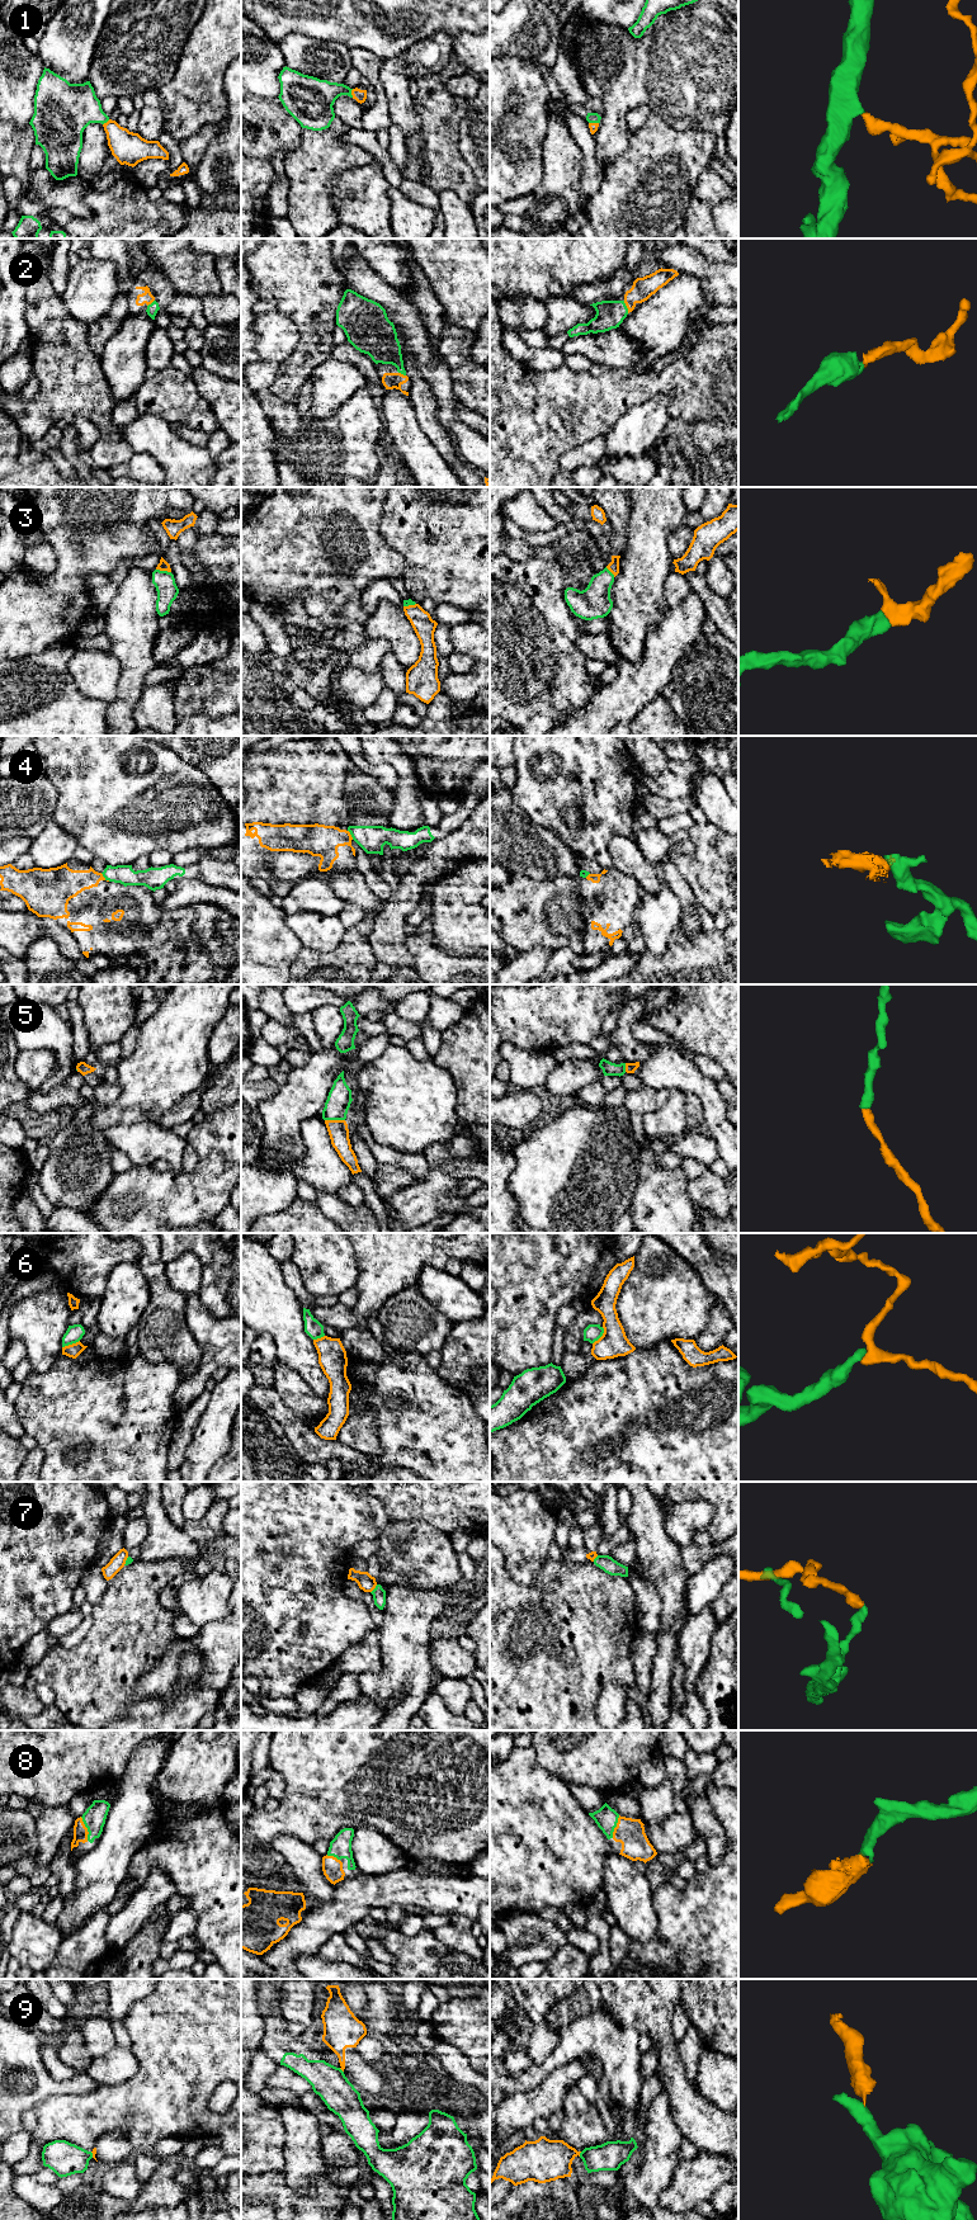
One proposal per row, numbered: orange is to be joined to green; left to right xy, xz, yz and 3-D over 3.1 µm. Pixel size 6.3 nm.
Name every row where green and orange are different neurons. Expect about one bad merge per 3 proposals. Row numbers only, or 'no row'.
4, 6, 7, 9

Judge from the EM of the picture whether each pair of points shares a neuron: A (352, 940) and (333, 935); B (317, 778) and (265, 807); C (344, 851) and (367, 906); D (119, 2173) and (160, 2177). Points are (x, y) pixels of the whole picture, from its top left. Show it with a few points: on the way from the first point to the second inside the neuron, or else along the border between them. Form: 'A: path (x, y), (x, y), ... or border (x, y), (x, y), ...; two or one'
A: border (347, 930), (343, 940), (335, 948), (316, 952); two
B: path (305, 784), (282, 807), (278, 807); one
C: border (345, 869), (330, 868), (316, 872); two
D: border (142, 2183), (135, 2197), (114, 2197); two

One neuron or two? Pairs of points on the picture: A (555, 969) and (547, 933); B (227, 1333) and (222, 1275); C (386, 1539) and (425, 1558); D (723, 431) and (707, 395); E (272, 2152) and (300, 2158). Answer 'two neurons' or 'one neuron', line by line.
A: two neurons
B: two neurons
C: one neuron
D: two neurons
E: two neurons

